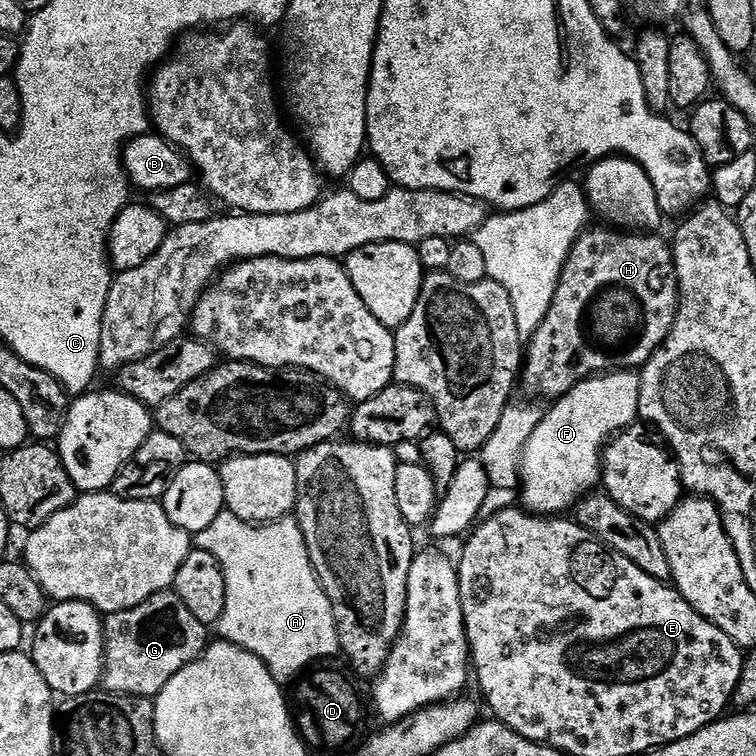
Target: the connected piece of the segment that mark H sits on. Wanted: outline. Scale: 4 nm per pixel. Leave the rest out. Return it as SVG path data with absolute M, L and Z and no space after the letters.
M608 226L599 227L596 229L593 227L591 230L585 231L576 239L576 244L570 250L570 254L564 263L564 269L554 294L554 302L550 306L546 318L542 318L542 326L538 326L536 333L527 341L526 351L522 356L522 388L525 388L532 395L529 397L539 398L541 401L555 402L570 390L574 390L574 386L578 386L584 380L592 379L593 376L617 370L643 369L649 358L662 347L664 339L670 334L672 327L676 325L676 305L680 302L680 287L676 281L671 243L667 239L665 241L659 240L659 235L656 234L629 234L627 231L613 230Z

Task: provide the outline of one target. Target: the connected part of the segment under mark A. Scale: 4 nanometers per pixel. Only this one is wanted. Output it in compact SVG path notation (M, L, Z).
M225 510L218 514L218 518L214 518L214 522L210 522L210 526L206 526L206 530L195 533L194 544L199 551L209 552L214 554L214 558L218 558L226 578L226 610L222 614L218 625L218 631L220 631L218 633L219 639L229 640L230 643L236 644L239 648L250 650L250 654L257 656L268 667L272 677L281 682L294 679L303 668L309 667L308 669L311 669L313 667L311 664L315 660L324 660L327 656L337 655L340 652L340 635L336 629L336 619L334 618L334 610L330 606L330 598L326 598L326 594L320 585L320 579L316 577L316 571L310 562L310 554L306 550L304 535L295 519L285 518L277 520L274 524L257 526L242 522L242 518L238 518L233 512Z

